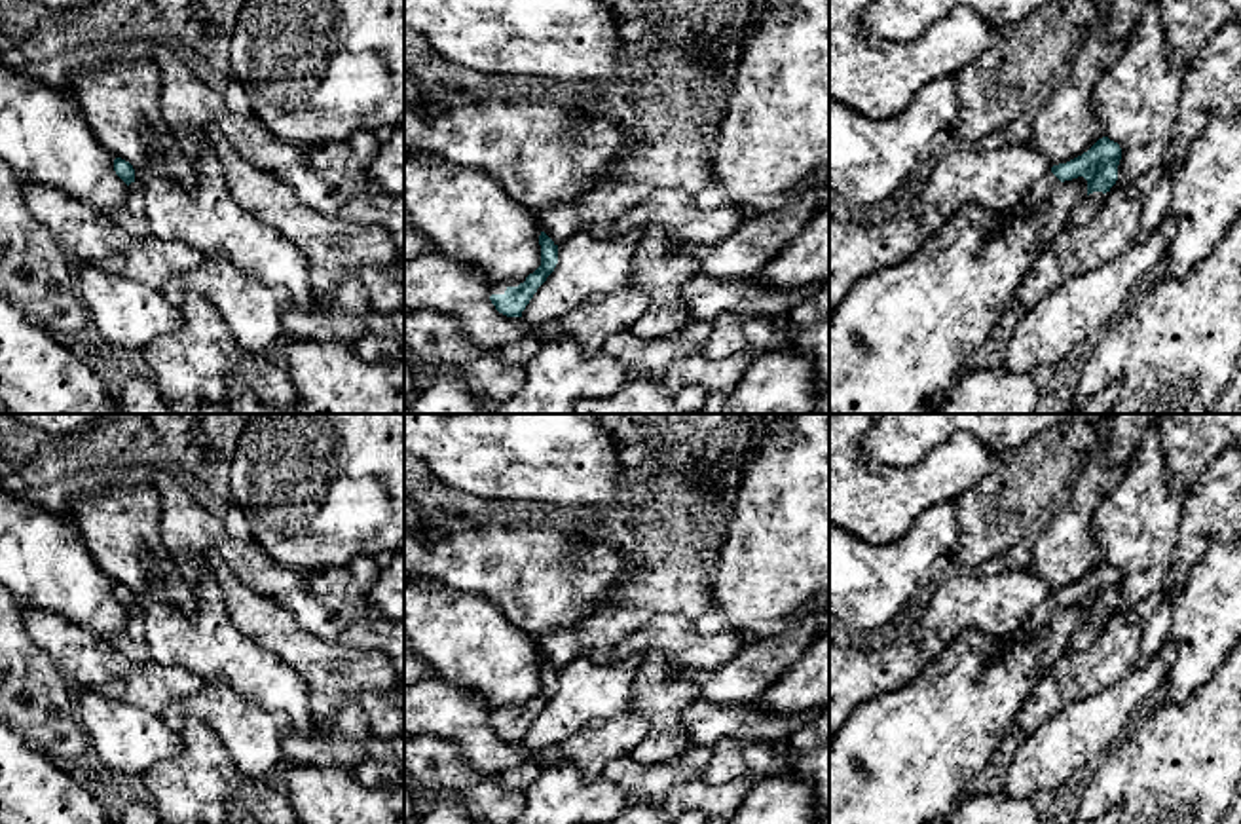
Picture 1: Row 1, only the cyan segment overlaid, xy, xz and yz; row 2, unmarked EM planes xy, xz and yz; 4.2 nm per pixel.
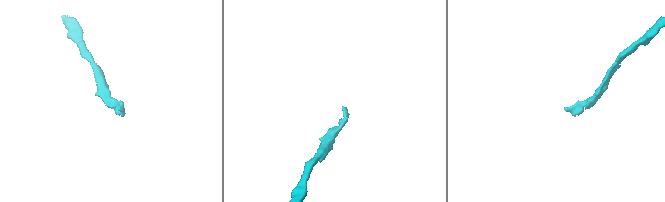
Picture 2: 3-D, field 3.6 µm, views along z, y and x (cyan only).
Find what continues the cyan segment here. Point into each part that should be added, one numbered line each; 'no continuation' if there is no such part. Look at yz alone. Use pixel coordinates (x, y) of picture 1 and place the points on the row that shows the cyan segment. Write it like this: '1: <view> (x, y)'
1: yz (1086, 209)

